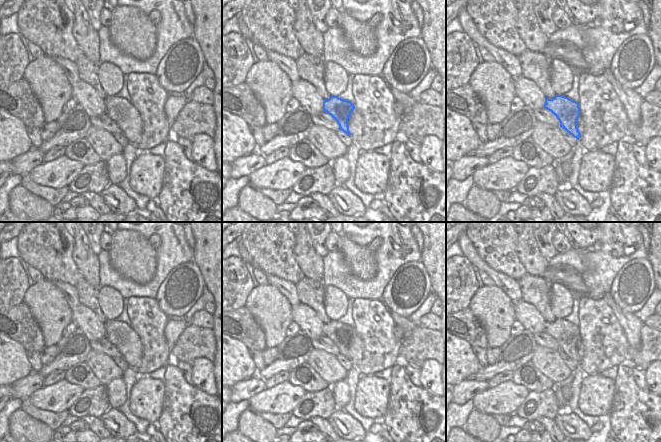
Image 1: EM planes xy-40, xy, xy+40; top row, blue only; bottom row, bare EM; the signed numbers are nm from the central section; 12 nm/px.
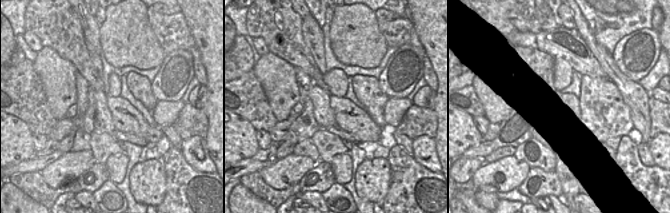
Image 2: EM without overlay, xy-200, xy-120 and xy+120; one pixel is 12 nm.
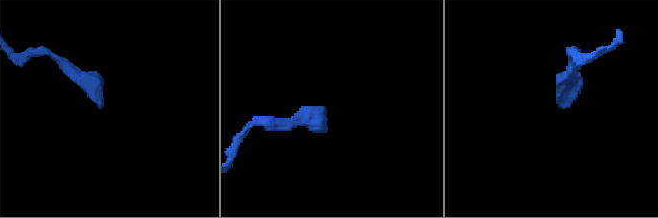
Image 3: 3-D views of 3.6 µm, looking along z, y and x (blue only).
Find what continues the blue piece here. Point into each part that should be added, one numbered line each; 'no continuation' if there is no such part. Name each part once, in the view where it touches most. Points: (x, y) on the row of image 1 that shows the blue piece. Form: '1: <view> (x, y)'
no continuation

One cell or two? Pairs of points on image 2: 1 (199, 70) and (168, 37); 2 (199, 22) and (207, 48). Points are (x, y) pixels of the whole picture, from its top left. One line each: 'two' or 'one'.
1: one
2: one

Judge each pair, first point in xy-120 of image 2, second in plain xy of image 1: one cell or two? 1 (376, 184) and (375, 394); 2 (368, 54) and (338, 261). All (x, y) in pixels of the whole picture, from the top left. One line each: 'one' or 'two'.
1: one
2: two

